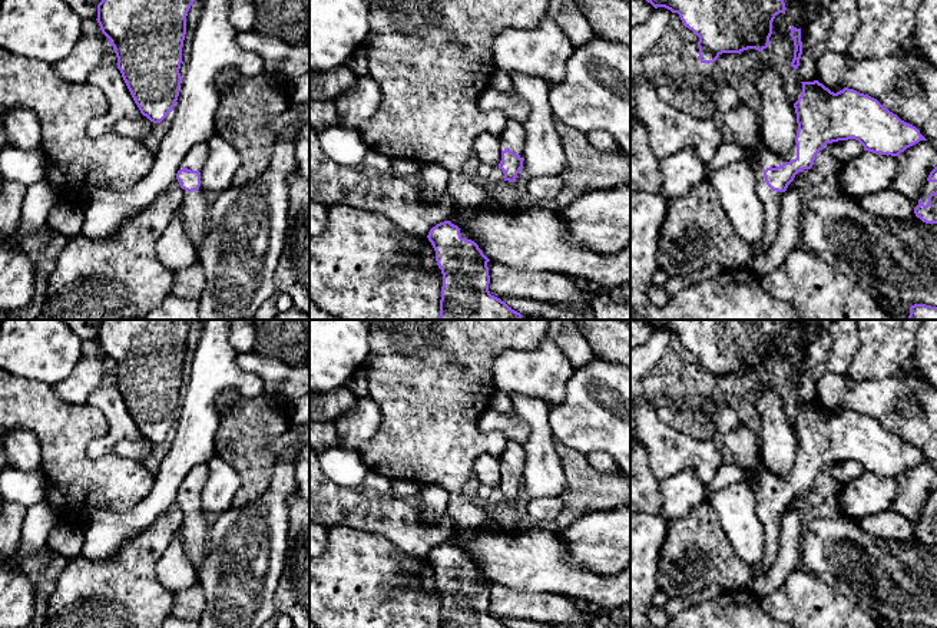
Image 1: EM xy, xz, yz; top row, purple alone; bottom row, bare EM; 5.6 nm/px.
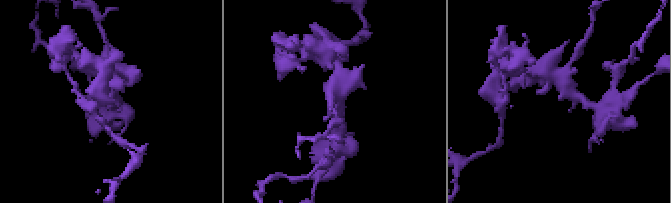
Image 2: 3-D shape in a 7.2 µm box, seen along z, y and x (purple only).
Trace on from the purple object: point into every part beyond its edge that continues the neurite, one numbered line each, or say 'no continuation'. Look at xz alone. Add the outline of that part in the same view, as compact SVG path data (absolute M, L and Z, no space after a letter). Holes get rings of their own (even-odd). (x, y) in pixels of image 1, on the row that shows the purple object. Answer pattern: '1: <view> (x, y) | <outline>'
1: xz (513, 136) | M509 119L500 138L501 151L510 149L523 159L523 149L526 143L526 130L522 122Z

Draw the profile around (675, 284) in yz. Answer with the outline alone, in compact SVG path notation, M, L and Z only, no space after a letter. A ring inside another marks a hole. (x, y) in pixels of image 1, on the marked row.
M712 262L692 274L669 277L669 280L666 281L663 288L665 288L666 294L669 295L669 298L672 298L679 291L682 291L691 285L699 284L705 280L713 280L713 278L719 277L724 271L725 270L721 265Z

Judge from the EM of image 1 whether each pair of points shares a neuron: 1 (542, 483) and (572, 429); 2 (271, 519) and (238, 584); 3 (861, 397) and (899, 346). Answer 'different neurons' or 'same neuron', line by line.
1: different neurons
2: same neuron
3: different neurons

